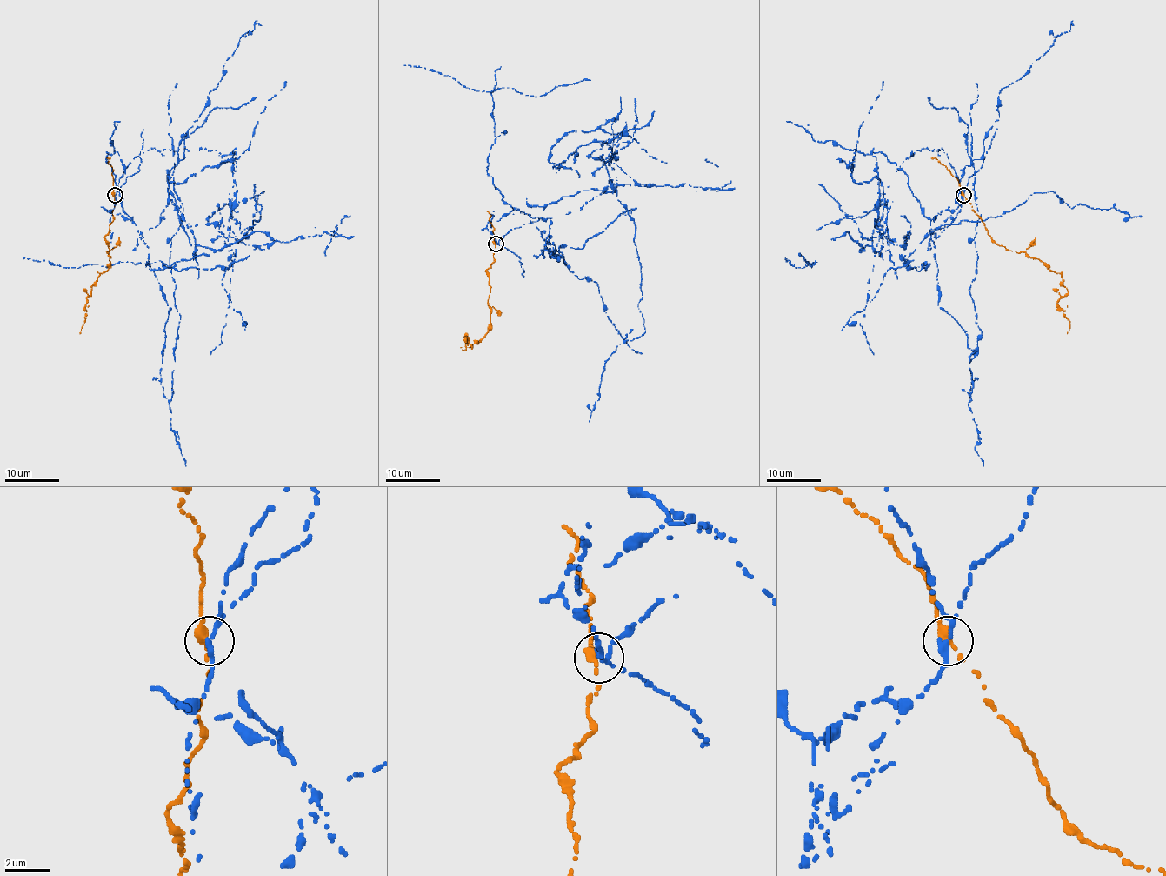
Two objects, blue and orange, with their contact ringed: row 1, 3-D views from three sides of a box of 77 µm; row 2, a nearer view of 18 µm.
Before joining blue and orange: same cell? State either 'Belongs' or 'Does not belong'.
Does not belong

